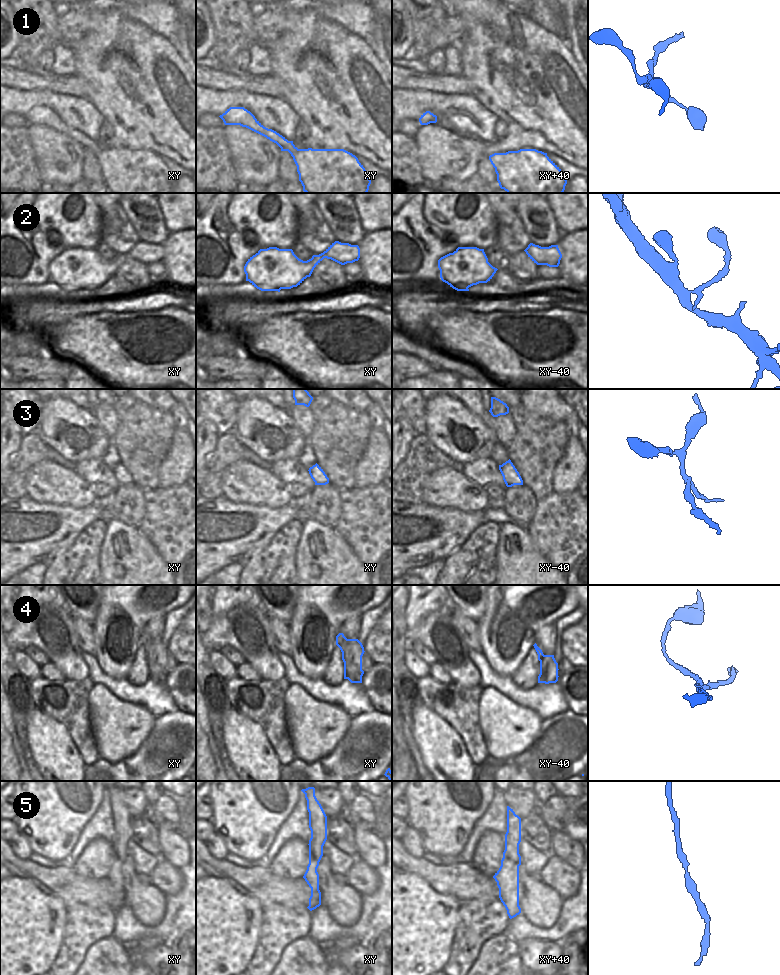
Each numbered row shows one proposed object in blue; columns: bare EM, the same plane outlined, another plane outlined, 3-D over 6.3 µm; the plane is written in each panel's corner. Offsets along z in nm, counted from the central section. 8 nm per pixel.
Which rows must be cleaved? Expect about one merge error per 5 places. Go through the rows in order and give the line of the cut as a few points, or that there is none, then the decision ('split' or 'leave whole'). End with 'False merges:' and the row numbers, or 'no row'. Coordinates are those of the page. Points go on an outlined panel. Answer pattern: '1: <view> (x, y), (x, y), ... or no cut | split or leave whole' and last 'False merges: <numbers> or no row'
1: no cut | leave whole
2: no cut | leave whole
3: no cut | leave whole
4: xy (347, 639), (351, 658), (361, 667) | split
5: no cut | leave whole
False merges: 4

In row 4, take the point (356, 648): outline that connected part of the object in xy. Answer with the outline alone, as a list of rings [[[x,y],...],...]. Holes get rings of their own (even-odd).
[[[348,639],[348,642],[350,644],[352,660],[356,665],[362,667],[362,656],[365,652],[362,643],[358,639]]]

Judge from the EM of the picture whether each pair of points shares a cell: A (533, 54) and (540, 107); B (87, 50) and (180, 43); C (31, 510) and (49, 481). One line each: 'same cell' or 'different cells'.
A: same cell
B: different cells
C: different cells

